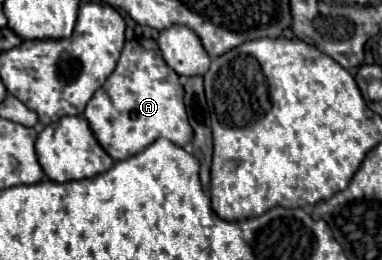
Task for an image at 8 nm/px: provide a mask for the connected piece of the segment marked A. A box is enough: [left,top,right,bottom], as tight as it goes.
[84,39,194,161]

